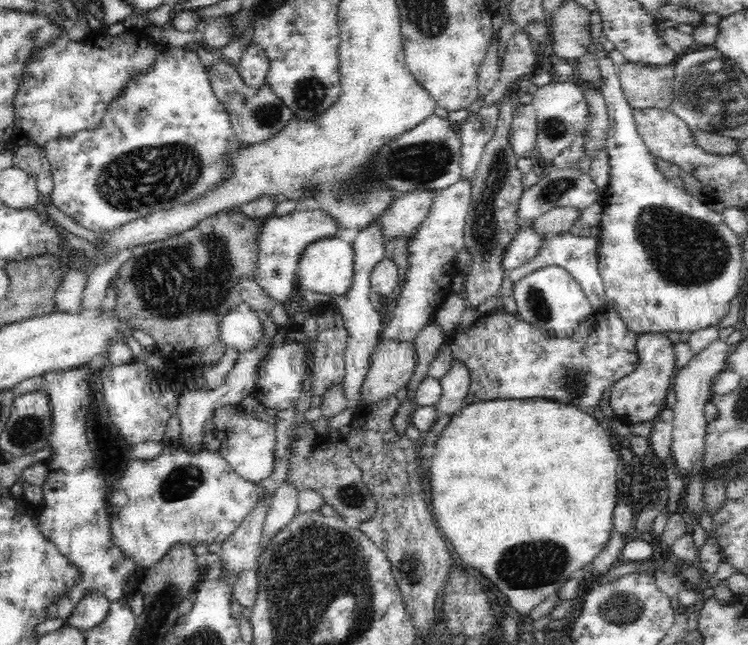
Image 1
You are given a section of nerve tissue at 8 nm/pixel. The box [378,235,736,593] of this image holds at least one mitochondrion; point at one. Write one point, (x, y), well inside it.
(574, 382)

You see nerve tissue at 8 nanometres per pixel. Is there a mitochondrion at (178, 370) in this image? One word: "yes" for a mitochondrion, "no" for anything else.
no

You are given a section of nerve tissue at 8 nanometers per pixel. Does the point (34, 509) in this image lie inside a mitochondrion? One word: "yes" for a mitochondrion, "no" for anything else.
no

